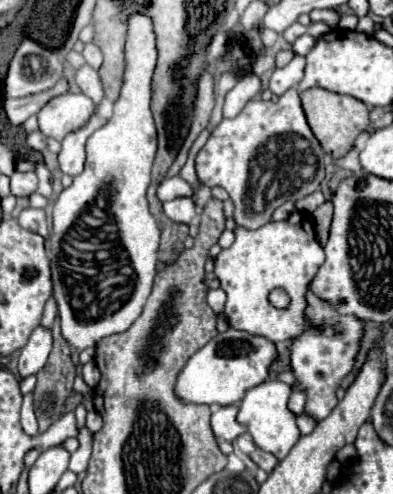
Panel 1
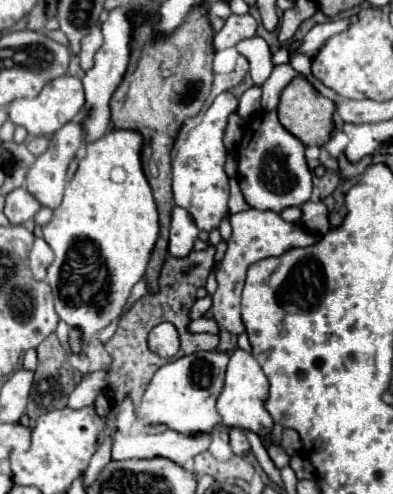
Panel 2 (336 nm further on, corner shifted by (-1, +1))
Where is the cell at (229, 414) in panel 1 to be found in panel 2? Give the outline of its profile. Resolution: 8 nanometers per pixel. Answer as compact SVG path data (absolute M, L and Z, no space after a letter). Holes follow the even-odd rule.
M165 431L159 435L128 435L119 433L113 443L113 459L147 459L167 457L175 463L185 463L207 451L211 445L211 433L205 435L181 435L179 431Z

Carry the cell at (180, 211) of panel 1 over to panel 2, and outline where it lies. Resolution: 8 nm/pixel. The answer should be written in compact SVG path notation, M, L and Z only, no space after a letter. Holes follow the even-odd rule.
M173 207L169 229L169 255L185 257L193 249L193 241L197 239L199 229L193 223L193 217L181 209Z

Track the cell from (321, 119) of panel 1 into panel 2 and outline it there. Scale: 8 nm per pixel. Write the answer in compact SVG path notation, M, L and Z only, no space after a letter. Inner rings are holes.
M295 77L287 87L285 91L281 93L281 101L279 101L279 121L281 125L293 133L297 139L301 139L305 145L317 145L317 147L323 147L329 139L331 139L331 133L333 133L333 115L337 111L337 105L335 101L323 97L313 85L309 85L309 81L305 77Z

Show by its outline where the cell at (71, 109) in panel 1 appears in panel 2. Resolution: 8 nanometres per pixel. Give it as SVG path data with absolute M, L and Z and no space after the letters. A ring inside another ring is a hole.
M63 75L63 77L47 83L35 99L15 99L7 111L9 111L11 121L15 125L25 127L31 135L53 135L65 123L73 121L75 115L83 109L83 105L85 105L85 93L83 93L81 79Z

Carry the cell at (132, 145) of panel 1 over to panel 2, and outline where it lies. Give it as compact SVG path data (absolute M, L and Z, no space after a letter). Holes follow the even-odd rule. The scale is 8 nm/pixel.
M109 131L99 141L87 145L87 155L79 161L75 177L67 183L61 205L53 211L51 221L43 227L43 239L55 253L55 259L47 271L55 311L69 327L81 329L83 345L87 345L97 331L121 317L133 285L145 275L157 235L157 207L141 167L141 135L137 135L137 131Z

